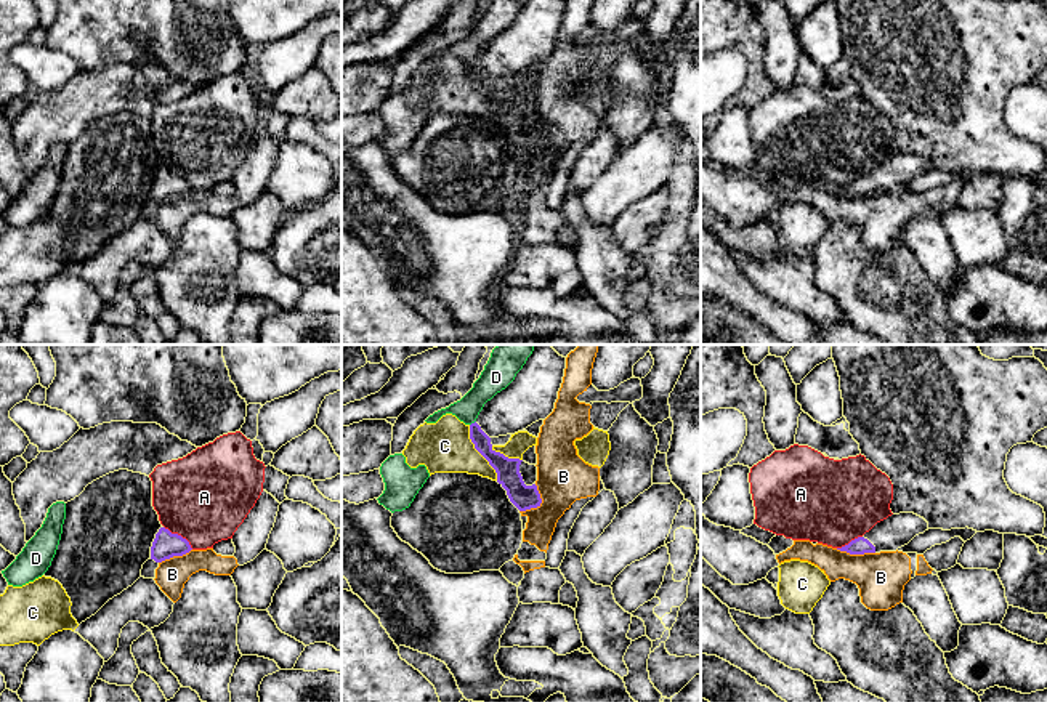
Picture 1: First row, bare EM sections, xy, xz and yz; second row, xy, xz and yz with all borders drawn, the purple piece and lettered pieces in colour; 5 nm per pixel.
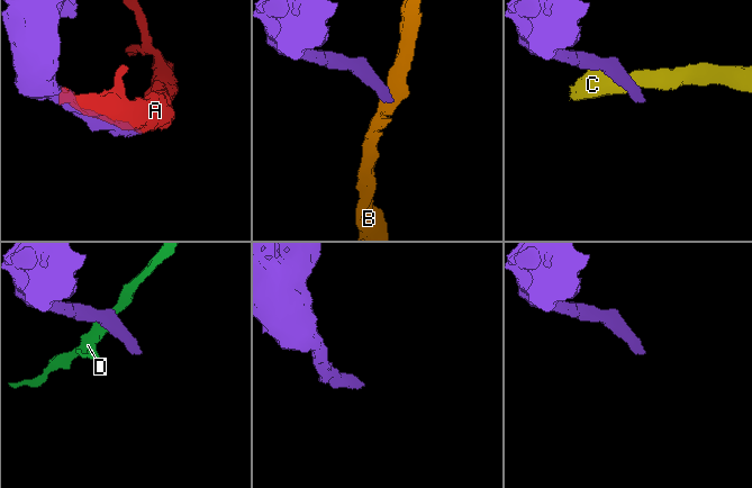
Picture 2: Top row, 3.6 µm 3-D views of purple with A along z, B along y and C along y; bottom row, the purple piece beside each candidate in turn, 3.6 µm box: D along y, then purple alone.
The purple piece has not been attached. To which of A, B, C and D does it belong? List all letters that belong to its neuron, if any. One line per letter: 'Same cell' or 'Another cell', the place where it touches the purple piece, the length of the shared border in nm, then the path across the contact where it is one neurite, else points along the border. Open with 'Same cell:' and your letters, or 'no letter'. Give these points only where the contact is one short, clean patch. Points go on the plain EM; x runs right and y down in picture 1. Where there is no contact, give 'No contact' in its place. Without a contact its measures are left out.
Same cell: no letter
A: Another cell. Touches purple at xy (180, 177). Shared border 190 nm
B: Another cell. Touches purple at xz (539, 145). Shared border 170 nm. Boundary: xz (536, 125), (541, 143), (520, 153)
C: Another cell. Touches purple at xz (478, 92). Shared border 320 nm. Boundary: xz (468, 66), (468, 79), (473, 88), (494, 111), (497, 121)
D: Another cell. Touches purple at xz (472, 64). Shared border 40 nm. Boundary: xz (475, 61), (470, 66)

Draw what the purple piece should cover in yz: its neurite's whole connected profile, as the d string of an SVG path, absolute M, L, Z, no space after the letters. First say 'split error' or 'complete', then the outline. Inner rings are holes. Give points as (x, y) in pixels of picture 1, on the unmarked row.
split error | M914 154L891 155L877 163L863 178L858 178L837 191L850 196L896 192L925 171L928 171L928 163Z

